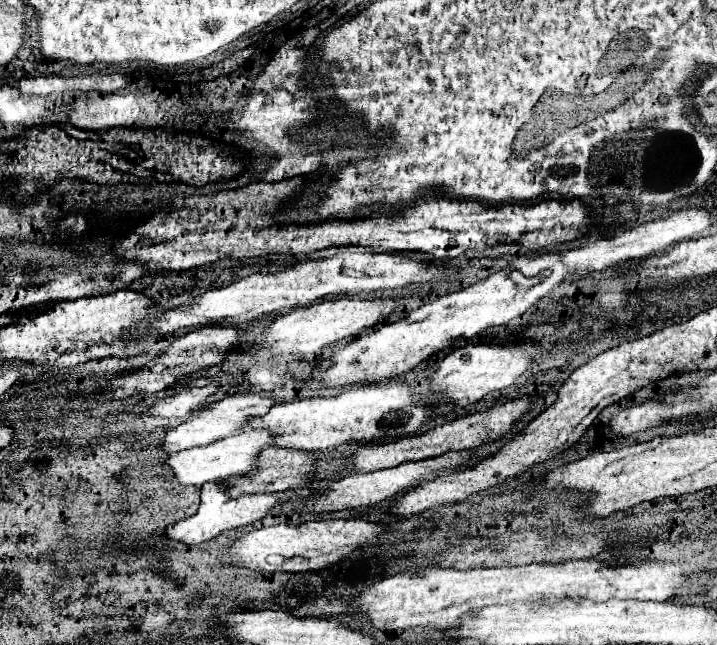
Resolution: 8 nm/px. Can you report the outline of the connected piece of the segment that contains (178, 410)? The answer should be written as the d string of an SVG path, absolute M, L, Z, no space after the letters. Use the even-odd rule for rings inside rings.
M201 376L192 380L189 388L186 392L181 391L157 400L145 410L145 416L187 418L205 404L209 396L219 388L219 382L213 378Z

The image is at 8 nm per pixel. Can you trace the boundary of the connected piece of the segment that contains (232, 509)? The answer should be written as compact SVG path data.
M207 482L203 488L201 488L201 506L197 510L195 516L189 516L185 520L179 520L171 526L167 526L163 530L163 534L171 540L179 540L187 546L193 546L193 544L201 544L201 542L207 542L211 538L215 538L217 534L225 532L225 530L231 530L231 528L239 528L239 526L247 526L247 524L253 524L257 520L261 520L273 506L285 502L291 498L293 492L275 492L271 496L263 494L263 496L239 496L239 498L231 498L227 496L227 492L223 492L223 484L219 482Z

